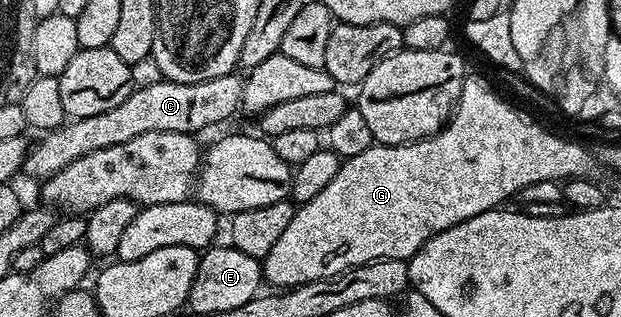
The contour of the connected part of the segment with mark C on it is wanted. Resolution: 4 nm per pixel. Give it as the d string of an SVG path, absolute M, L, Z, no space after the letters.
M230 72L221 78L209 78L205 82L173 82L166 78L161 78L155 84L147 84L143 88L135 88L121 102L121 106L113 106L113 110L105 110L105 114L93 114L89 118L71 120L64 122L60 128L55 128L52 132L44 132L38 137L39 141L34 141L27 153L25 161L25 172L31 176L46 178L53 176L59 171L73 163L75 159L83 155L92 154L95 150L104 150L105 147L118 146L125 143L139 134L146 134L149 131L173 130L174 132L190 132L200 134L206 128L211 128L214 124L223 124L236 111L240 111L243 103L243 81L242 75Z

